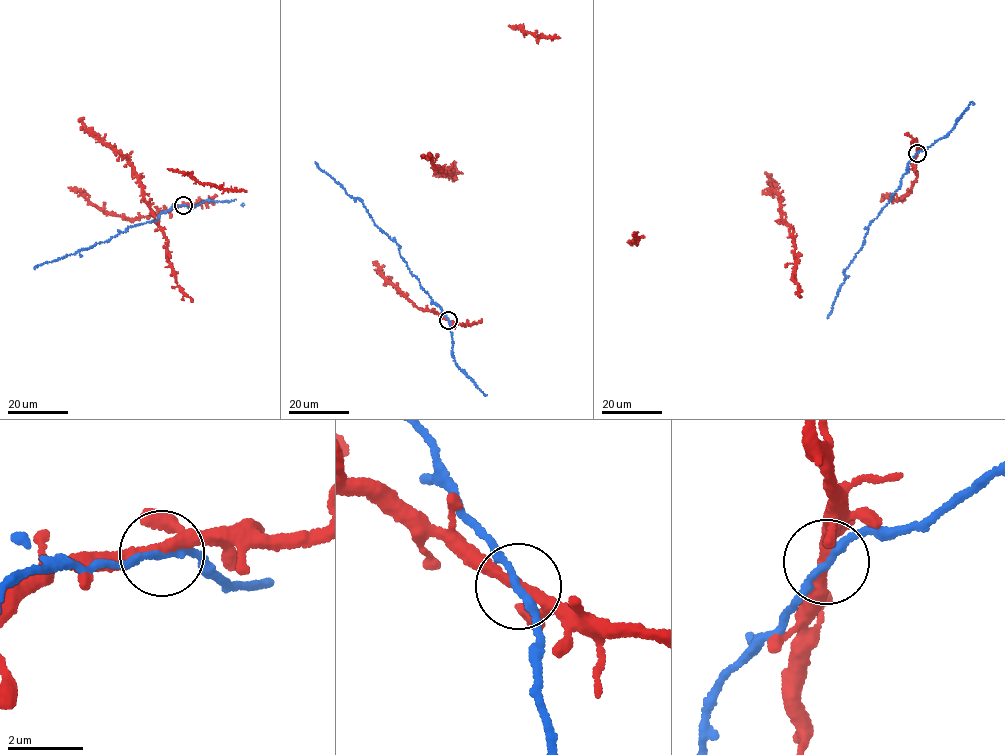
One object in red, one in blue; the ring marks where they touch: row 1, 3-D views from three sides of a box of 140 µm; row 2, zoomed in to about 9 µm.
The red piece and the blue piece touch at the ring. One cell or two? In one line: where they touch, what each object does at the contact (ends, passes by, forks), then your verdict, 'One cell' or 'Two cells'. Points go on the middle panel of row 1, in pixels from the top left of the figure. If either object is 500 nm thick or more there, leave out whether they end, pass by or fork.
Place: (448, 320). At the ring red forks. At the ring blue passes by. One cell

